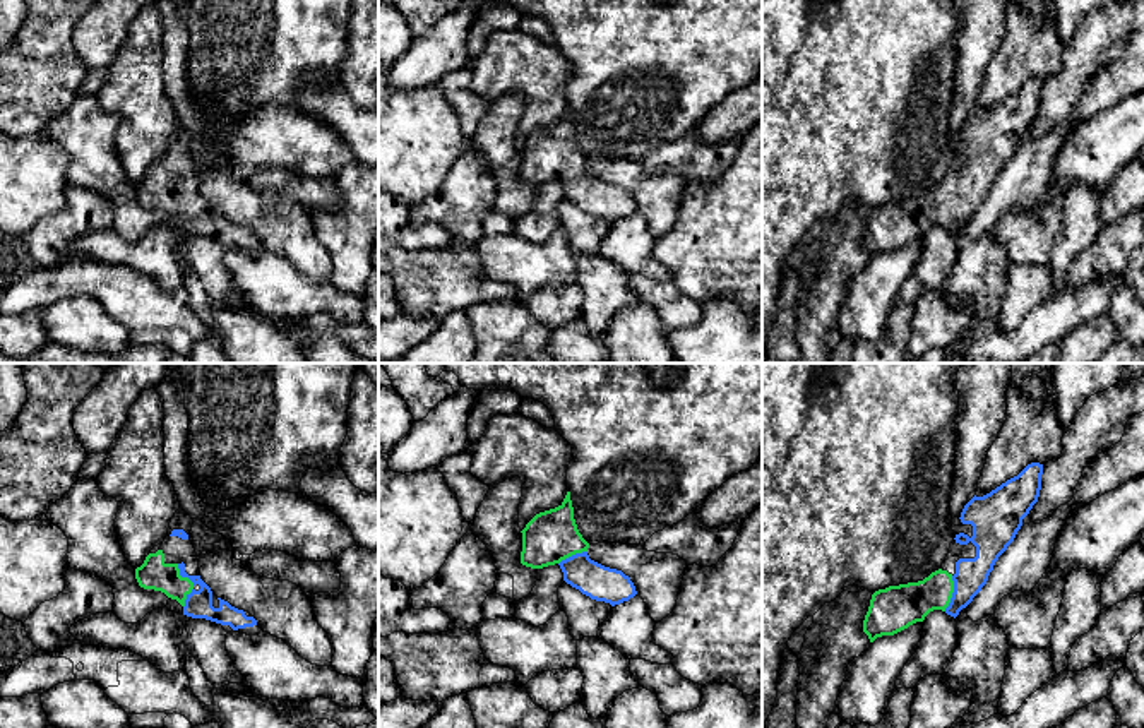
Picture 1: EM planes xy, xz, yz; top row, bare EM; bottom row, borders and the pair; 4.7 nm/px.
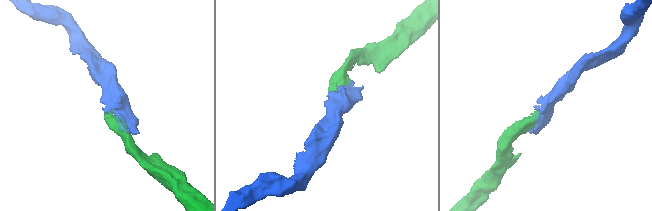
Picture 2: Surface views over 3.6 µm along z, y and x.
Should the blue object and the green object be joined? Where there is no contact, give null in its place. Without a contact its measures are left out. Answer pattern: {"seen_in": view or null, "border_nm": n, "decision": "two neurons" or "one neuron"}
{"seen_in": "yz", "border_nm": 170, "decision": "one neuron"}

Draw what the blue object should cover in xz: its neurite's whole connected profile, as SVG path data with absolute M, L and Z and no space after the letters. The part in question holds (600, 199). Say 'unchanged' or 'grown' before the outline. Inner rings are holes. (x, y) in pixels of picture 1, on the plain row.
grown; M570 108L558 123L536 130L521 149L522 182L543 185L558 180L567 200L611 223L637 211L629 192L589 175L589 159L577 146Z

